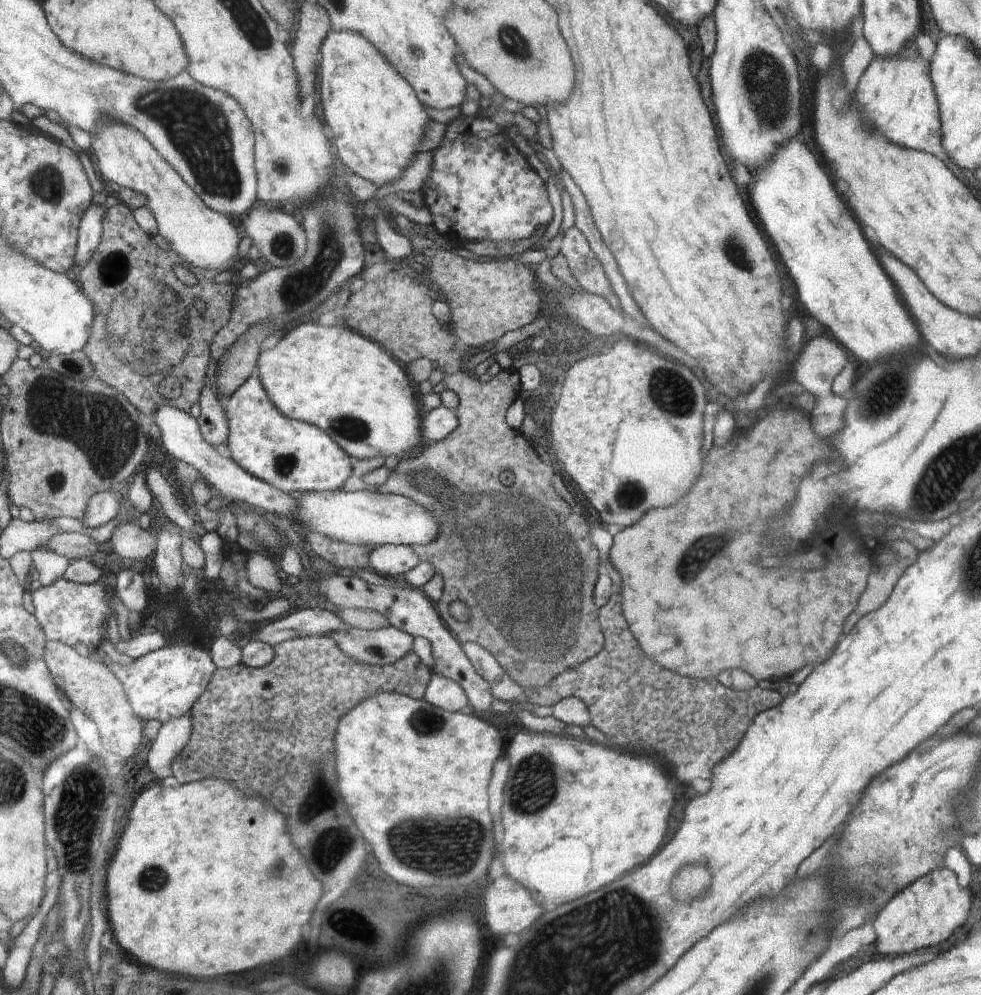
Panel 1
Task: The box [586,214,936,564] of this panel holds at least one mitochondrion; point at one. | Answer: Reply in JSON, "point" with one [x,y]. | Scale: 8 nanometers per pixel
{"point":[883,395]}

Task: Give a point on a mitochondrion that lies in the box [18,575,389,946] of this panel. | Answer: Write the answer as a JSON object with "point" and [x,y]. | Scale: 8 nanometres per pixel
{"point":[73,819]}

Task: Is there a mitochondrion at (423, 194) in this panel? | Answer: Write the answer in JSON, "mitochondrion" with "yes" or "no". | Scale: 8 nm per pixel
{"mitochondrion":"no"}

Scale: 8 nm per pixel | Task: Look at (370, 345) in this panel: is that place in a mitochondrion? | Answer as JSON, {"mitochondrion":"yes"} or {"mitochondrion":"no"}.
{"mitochondrion":"no"}

